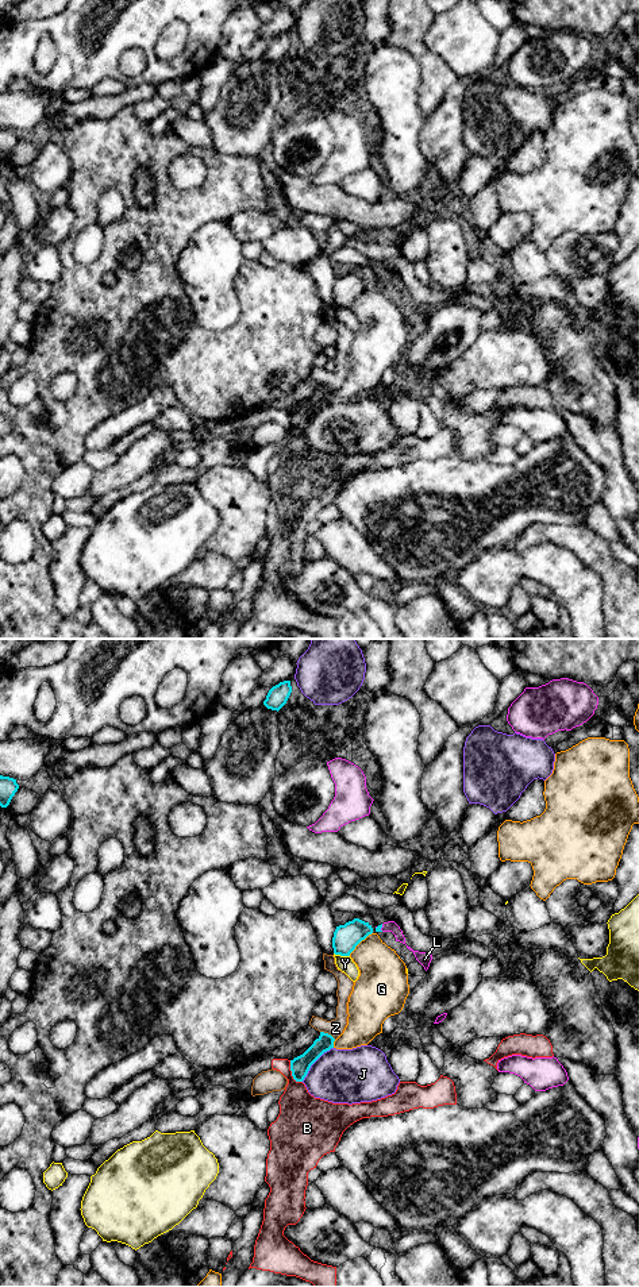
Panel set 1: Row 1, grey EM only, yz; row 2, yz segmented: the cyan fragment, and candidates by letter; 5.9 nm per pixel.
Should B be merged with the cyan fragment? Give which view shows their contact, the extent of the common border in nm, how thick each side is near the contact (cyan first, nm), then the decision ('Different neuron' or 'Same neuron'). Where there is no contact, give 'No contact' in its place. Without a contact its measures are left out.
Touches cyan in yz. Shared border 150 nm. Thickness 120 nm (cyan) against 260 nm. Different neuron

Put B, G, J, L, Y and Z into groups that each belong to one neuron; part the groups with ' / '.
B / G / J / L / Y / Z

